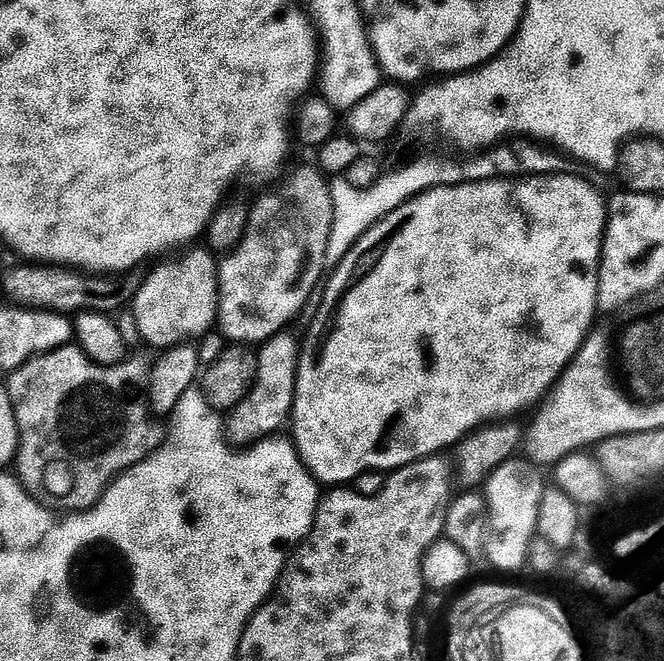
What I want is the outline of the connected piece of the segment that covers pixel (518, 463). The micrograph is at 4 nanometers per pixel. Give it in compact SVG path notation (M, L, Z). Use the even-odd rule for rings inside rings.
M513 458L499 464L486 481L488 502L488 546L486 560L504 572L516 572L528 562L528 551L533 540L537 539L536 523L538 506L546 481L540 477L541 469L527 459Z

